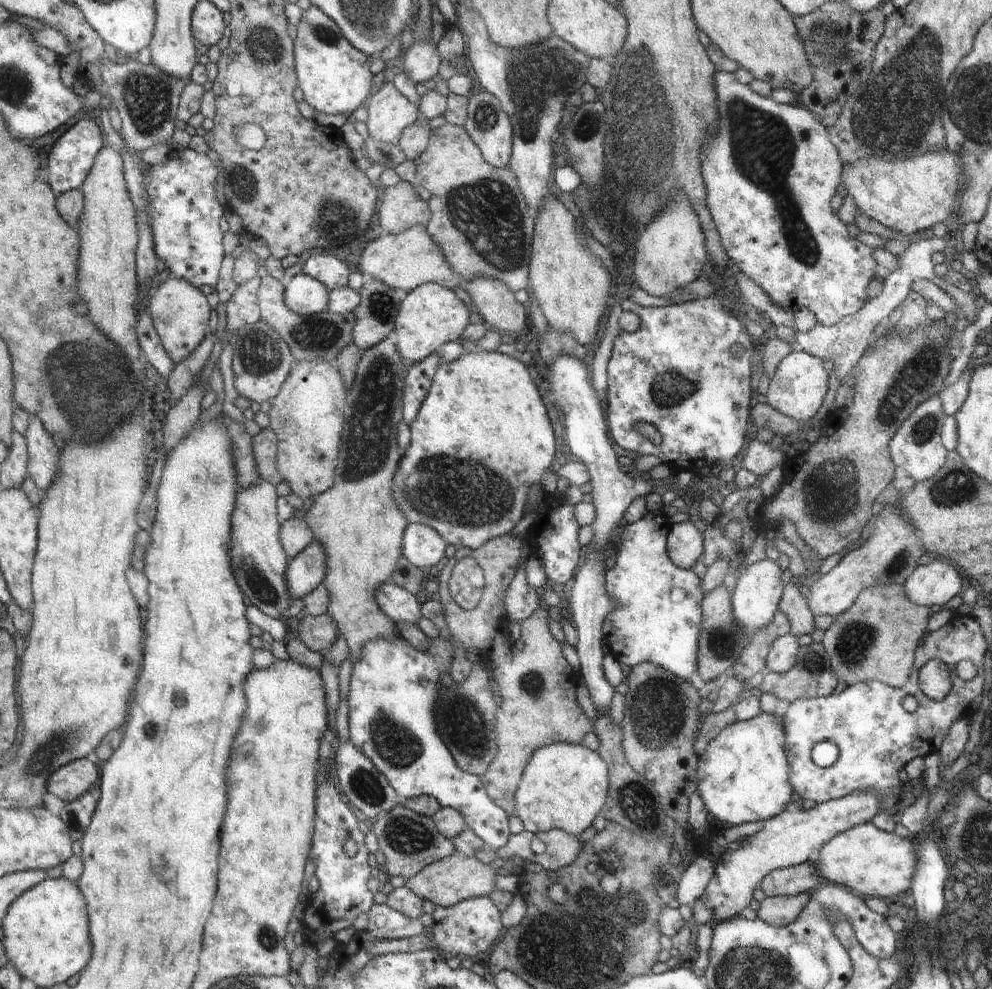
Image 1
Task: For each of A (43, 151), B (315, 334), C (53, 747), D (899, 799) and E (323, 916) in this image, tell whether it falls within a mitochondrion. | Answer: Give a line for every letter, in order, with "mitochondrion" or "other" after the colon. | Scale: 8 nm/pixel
A: other
B: mitochondrion
C: mitochondrion
D: other
E: other

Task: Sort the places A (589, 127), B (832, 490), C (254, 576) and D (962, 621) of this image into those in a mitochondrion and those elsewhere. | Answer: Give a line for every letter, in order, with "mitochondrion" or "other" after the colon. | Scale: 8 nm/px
A: mitochondrion
B: mitochondrion
C: mitochondrion
D: other

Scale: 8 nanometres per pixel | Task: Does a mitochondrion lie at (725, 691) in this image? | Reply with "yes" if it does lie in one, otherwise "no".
no

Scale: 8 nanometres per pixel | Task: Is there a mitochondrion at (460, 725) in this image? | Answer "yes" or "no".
yes

